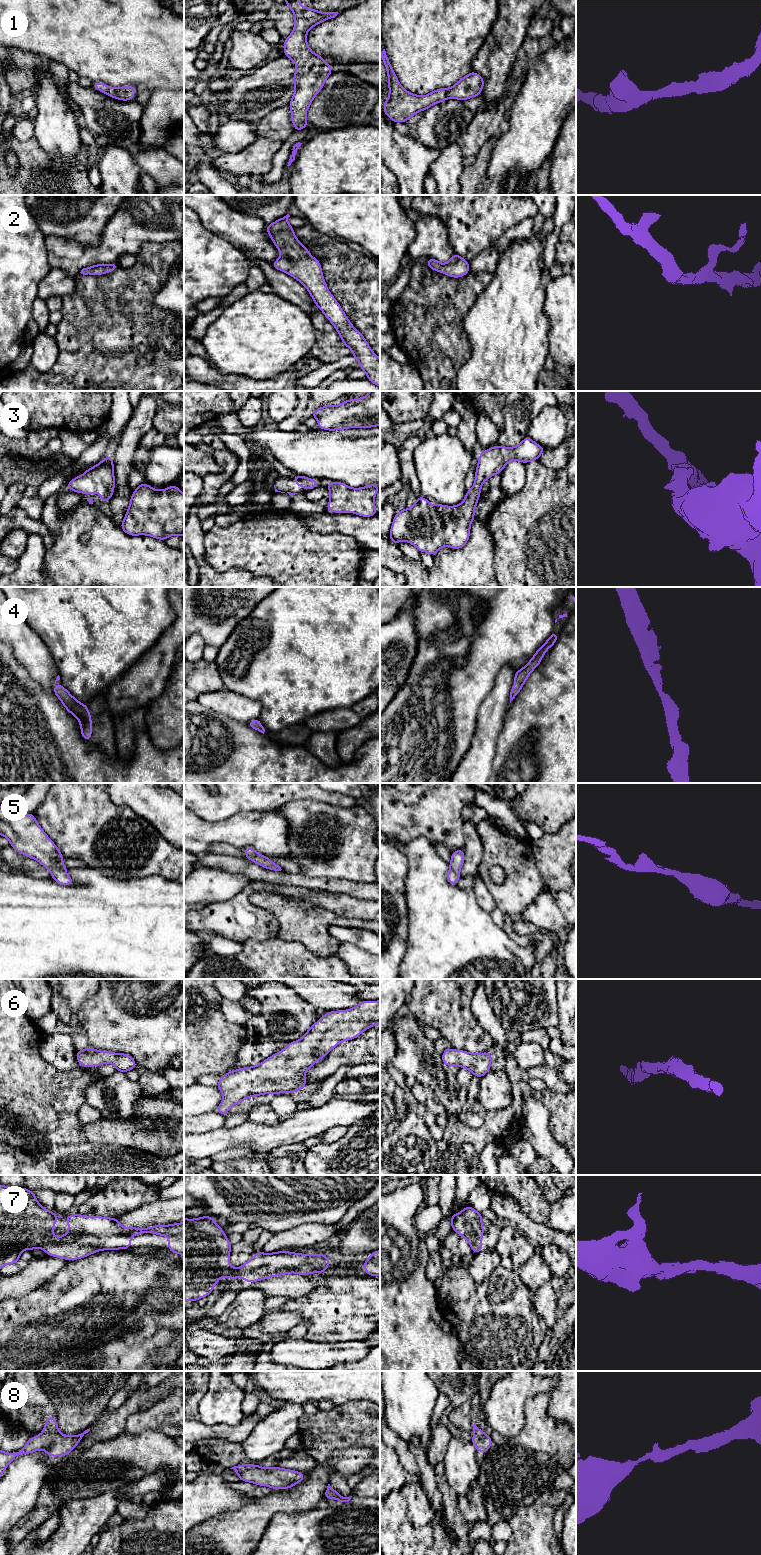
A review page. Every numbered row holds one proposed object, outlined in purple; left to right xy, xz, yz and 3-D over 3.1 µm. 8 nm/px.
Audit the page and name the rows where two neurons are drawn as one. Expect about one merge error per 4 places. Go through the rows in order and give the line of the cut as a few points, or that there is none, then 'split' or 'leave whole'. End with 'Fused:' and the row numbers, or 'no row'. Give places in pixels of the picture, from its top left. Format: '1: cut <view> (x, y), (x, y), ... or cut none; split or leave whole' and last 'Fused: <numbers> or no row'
1: cut none; leave whole
2: cut none; leave whole
3: cut none; leave whole
4: cut none; leave whole
5: cut none; leave whole
6: cut none; leave whole
7: cut none; leave whole
8: cut none; leave whole
Fused: no row

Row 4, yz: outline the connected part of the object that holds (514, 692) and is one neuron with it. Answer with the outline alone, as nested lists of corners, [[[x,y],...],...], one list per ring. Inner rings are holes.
[[[553,631],[551,636],[536,651],[536,653],[530,659],[530,661],[522,669],[515,672],[515,675],[514,675],[515,685],[511,688],[510,703],[521,691],[529,675],[540,664],[540,662],[542,661],[542,657],[545,655],[547,650],[556,643],[557,639],[558,639],[558,634],[557,632]]]

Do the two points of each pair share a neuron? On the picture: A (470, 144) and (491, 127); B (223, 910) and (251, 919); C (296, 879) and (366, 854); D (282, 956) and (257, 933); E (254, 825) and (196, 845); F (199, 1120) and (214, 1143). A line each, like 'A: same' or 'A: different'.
A: same
B: same
C: different
D: different
E: same
F: different

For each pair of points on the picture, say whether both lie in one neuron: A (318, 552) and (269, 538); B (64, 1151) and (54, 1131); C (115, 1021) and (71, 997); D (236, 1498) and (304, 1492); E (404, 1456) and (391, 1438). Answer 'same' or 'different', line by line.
A: same
B: different
C: different
D: different
E: same

